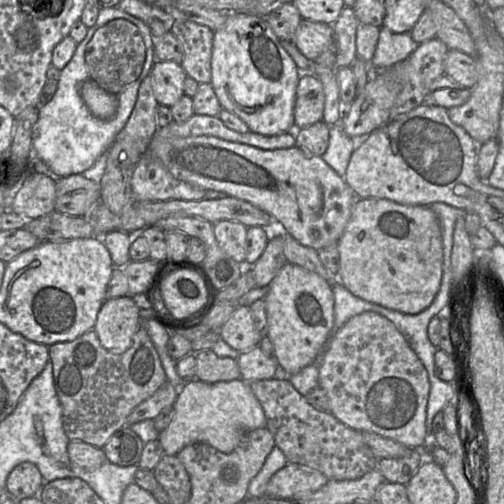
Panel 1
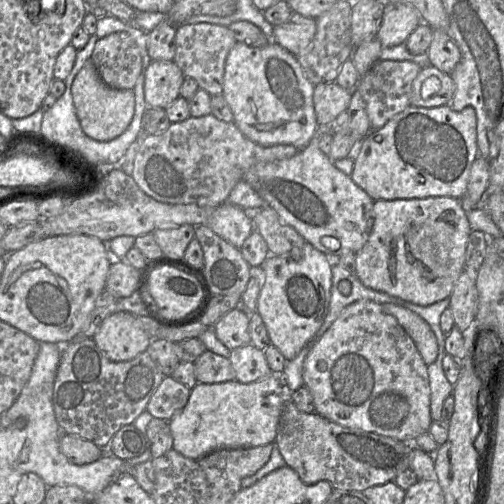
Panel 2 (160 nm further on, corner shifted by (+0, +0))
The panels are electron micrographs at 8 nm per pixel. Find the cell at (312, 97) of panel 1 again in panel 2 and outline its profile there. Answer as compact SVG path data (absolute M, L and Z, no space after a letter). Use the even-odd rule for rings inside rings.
M335 81L315 85L313 104L318 125L333 125L339 114L346 111L351 95L351 91L343 89Z

